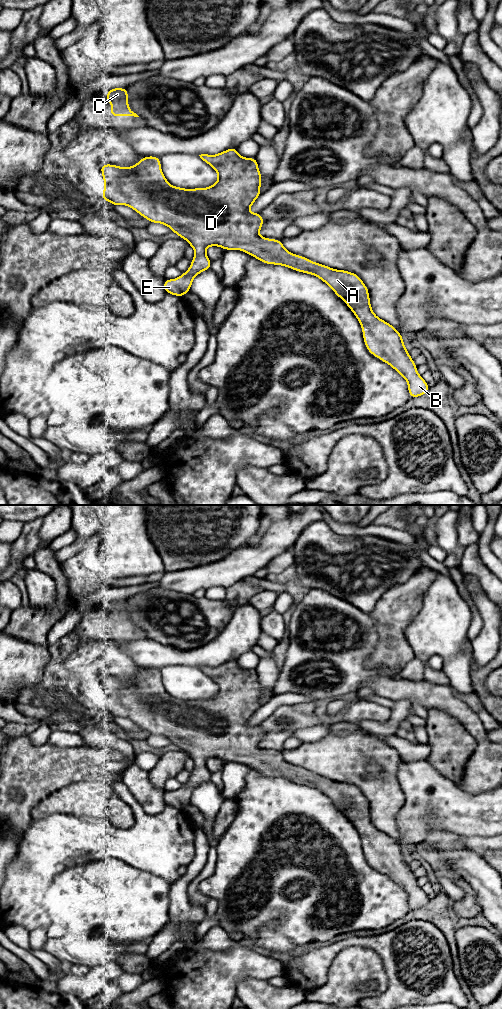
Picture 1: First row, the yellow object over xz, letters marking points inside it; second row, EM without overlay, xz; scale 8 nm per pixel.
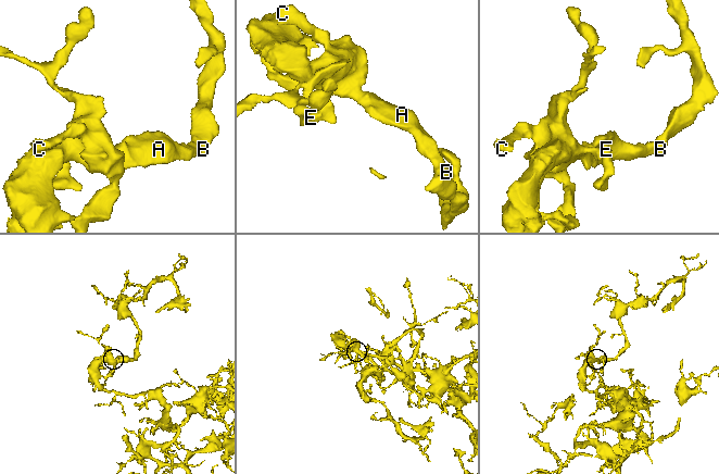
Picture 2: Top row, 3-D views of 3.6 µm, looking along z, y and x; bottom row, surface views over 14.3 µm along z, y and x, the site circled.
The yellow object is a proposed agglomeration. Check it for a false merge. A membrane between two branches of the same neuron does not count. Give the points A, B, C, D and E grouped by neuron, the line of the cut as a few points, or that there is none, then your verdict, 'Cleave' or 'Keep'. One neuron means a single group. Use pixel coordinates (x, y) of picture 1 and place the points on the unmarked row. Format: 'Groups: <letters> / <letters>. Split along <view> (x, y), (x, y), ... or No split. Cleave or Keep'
Groups: A B C D E. No split. Keep

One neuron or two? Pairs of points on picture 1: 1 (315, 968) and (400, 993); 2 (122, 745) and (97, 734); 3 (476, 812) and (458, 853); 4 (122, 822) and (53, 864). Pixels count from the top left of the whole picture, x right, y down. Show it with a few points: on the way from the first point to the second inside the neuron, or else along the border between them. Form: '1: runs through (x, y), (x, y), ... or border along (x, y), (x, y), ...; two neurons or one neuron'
1: runs through (342, 945), (374, 942), (393, 966); one neuron
2: runs through (116, 743), (103, 736); one neuron
3: border along (438, 826), (460, 835); two neurons
4: border along (101, 818), (120, 828), (129, 828), (135, 822); two neurons

